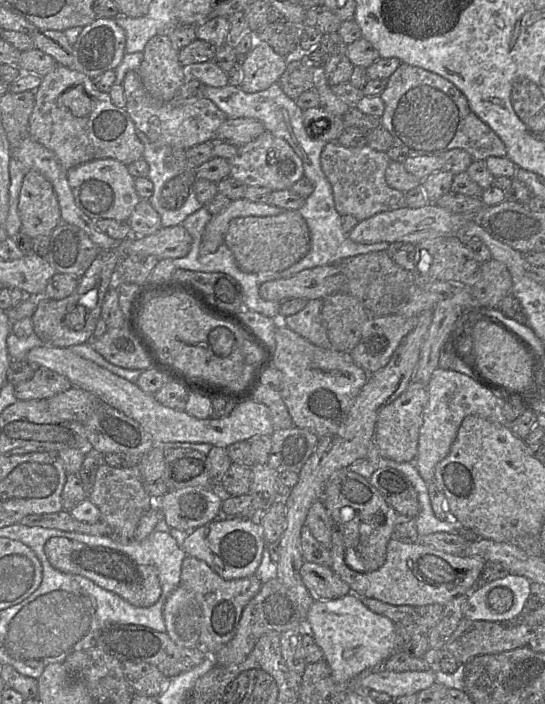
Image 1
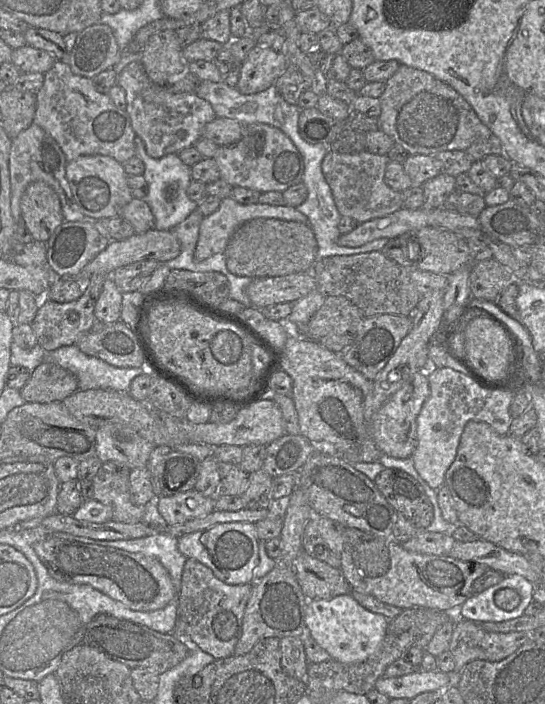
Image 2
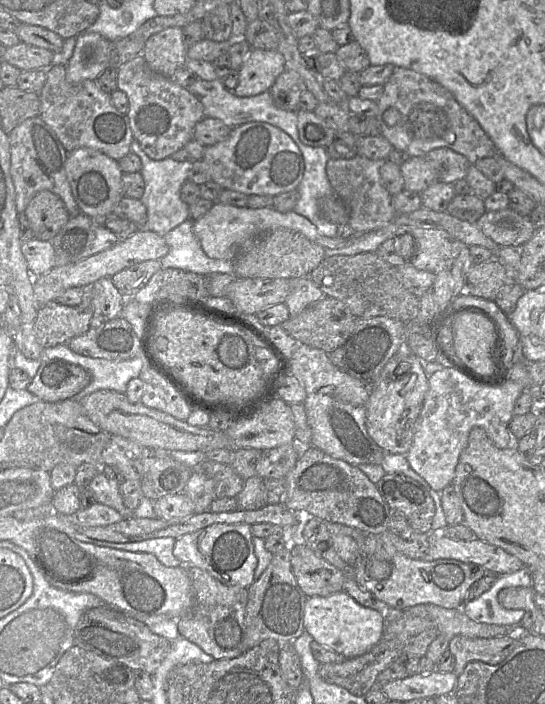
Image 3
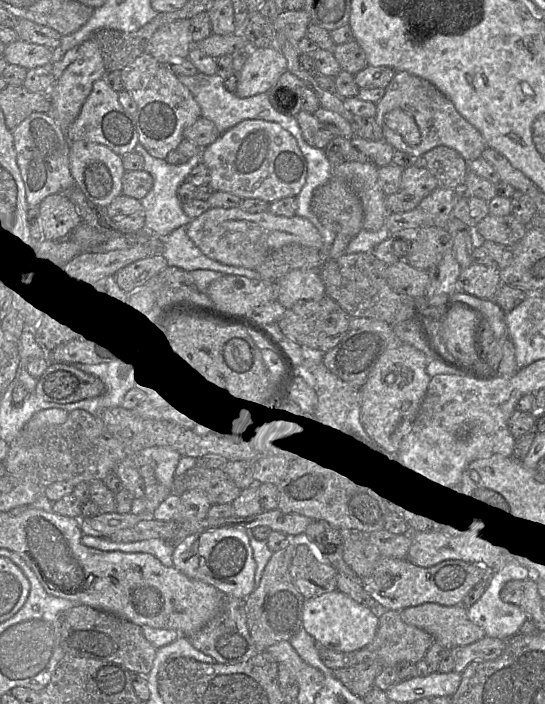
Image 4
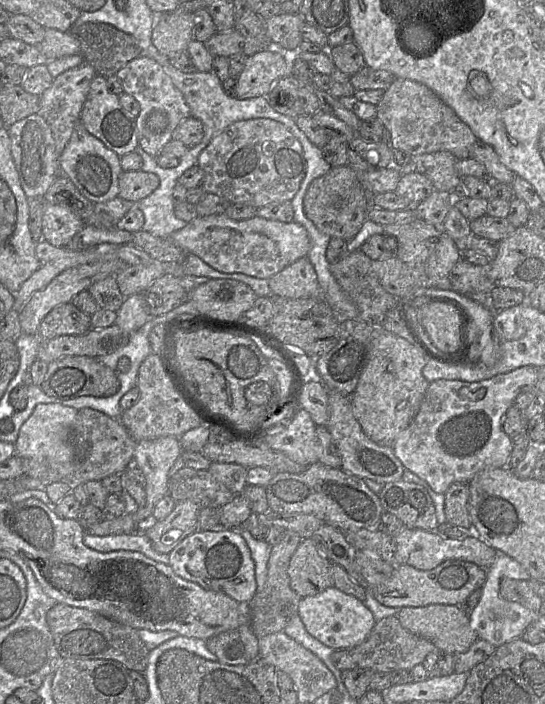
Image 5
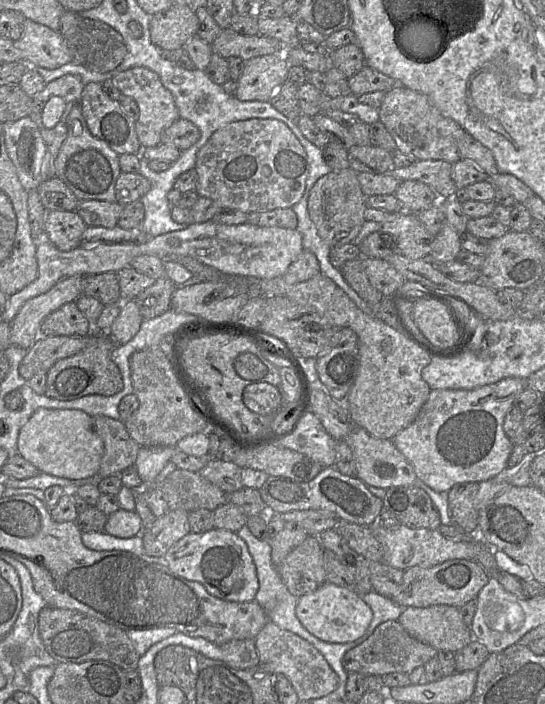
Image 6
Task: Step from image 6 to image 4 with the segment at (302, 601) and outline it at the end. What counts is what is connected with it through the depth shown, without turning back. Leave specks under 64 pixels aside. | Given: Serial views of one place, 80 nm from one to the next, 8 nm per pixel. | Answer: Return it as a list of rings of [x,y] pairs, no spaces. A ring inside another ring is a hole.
[[[338,589],[304,601],[303,627],[320,647],[339,652],[359,650],[373,640],[378,622],[379,617],[372,609],[359,604]]]

